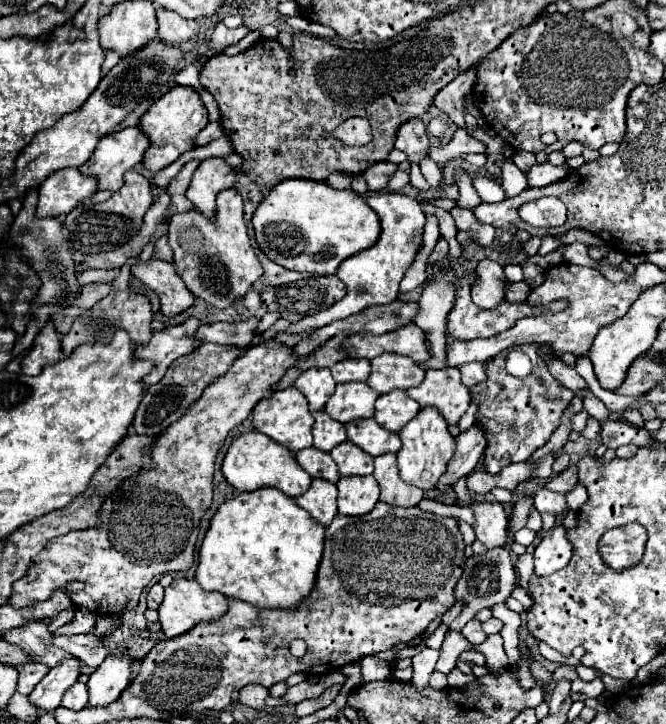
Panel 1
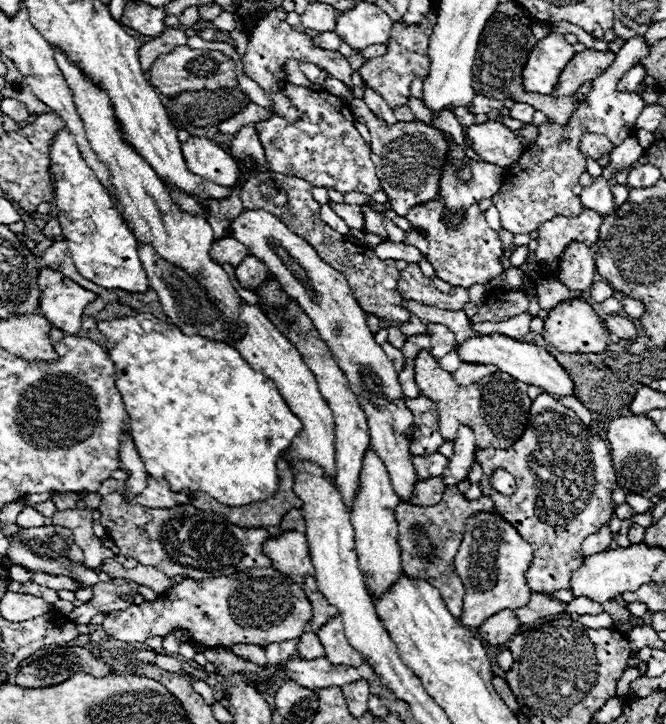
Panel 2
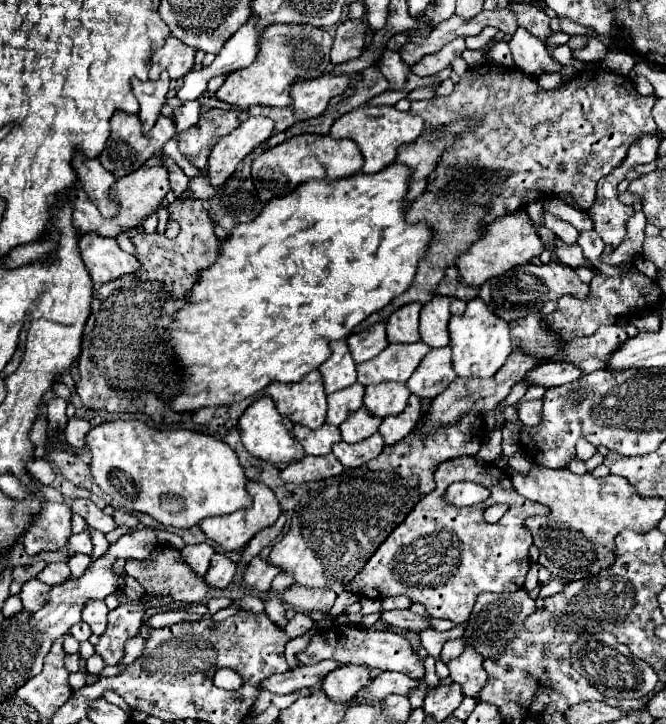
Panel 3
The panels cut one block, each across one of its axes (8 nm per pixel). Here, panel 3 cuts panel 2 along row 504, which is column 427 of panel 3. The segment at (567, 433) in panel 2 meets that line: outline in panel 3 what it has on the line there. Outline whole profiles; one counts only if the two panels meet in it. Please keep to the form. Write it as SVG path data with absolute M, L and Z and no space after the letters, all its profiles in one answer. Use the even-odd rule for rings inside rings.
M464 456L464 458L448 460L438 466L434 478L436 478L436 490L426 494L424 500L416 504L412 516L408 516L408 520L404 520L404 524L400 524L400 528L396 528L396 532L392 532L392 536L384 540L376 554L368 560L368 564L360 570L360 574L354 576L354 580L344 586L344 590L360 598L372 598L372 600L384 600L388 596L406 594L414 602L420 602L426 608L428 616L462 624L470 618L472 606L480 592L516 592L522 588L526 572L530 568L528 548L532 544L532 532L526 528L524 520L536 514L548 514L550 508L538 502L524 500L524 496L520 496L514 490L510 476L502 468L496 468L494 464L478 458ZM458 480L470 480L482 484L484 488L490 490L488 500L482 504L474 504L470 508L456 508L454 504L446 502L444 500L446 488ZM498 502L508 504L508 510L502 516L500 524L488 524L484 520L484 510Z

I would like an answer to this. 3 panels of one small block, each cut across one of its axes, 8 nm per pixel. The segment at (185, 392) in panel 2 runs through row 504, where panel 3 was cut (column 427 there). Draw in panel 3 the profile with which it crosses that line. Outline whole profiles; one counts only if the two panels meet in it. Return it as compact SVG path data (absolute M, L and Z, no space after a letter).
M390 164L378 174L354 174L344 180L310 180L300 184L292 194L270 200L264 210L250 222L234 226L232 234L222 242L220 256L212 266L202 270L198 274L196 284L192 286L192 292L188 294L188 302L174 314L174 322L168 326L164 340L168 342L168 348L172 350L172 356L176 358L176 364L182 368L182 380L184 390L168 400L170 408L174 412L198 412L202 408L210 406L228 406L234 402L240 402L248 396L258 394L264 390L270 382L298 382L306 372L316 370L328 356L330 356L330 342L346 338L352 328L356 328L364 318L368 318L372 312L382 310L394 296L402 294L414 274L416 274L416 262L424 254L424 246L430 242L430 228L424 222L408 224L404 220L404 192L408 190L408 168L404 164Z

